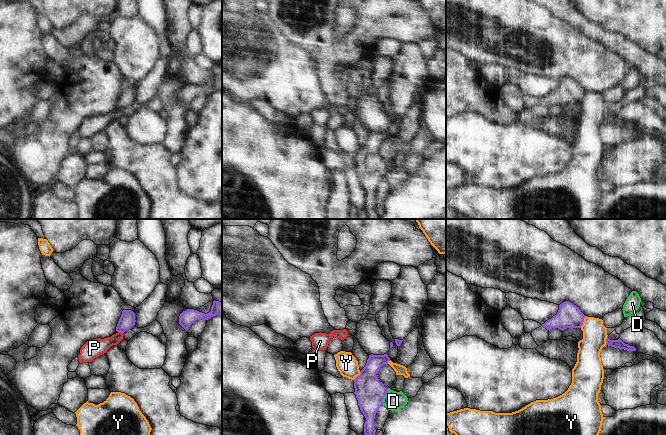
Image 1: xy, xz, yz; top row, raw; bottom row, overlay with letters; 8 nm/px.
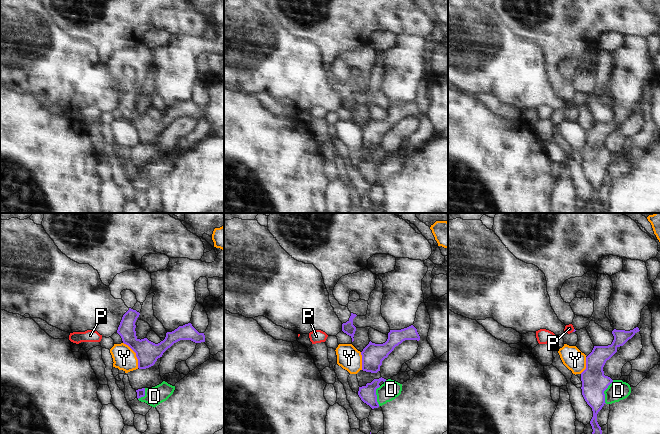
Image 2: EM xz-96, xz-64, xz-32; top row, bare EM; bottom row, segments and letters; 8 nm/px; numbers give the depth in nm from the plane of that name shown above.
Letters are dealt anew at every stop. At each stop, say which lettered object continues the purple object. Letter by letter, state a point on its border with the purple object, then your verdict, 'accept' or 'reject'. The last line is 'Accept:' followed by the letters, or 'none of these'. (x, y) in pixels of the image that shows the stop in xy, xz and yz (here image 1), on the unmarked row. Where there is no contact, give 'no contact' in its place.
D: contact xz (385, 171); reject
P: contact xy (120, 107); reject
Y: contact yz (582, 98); reject
Accept: none of these

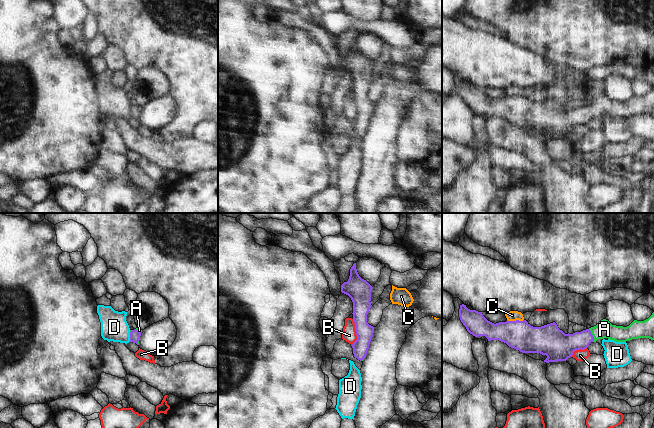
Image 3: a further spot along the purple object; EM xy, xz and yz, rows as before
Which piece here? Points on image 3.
A: contact yz (592, 111); accept
B: contact xz (356, 108); reject
C: contact yz (516, 96); reject
D: contact xy (130, 113); reject
Accept: A

